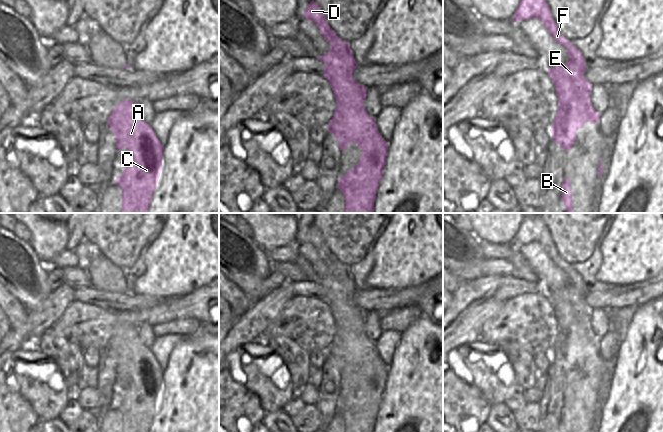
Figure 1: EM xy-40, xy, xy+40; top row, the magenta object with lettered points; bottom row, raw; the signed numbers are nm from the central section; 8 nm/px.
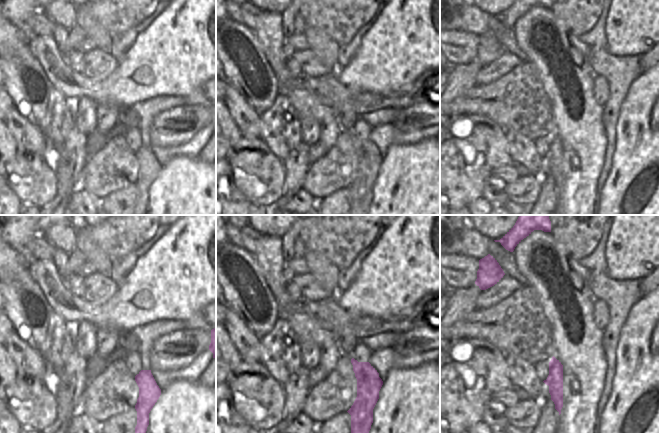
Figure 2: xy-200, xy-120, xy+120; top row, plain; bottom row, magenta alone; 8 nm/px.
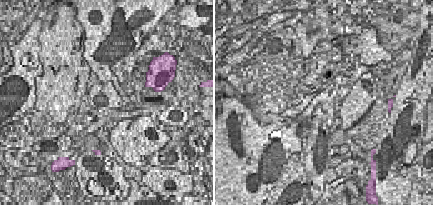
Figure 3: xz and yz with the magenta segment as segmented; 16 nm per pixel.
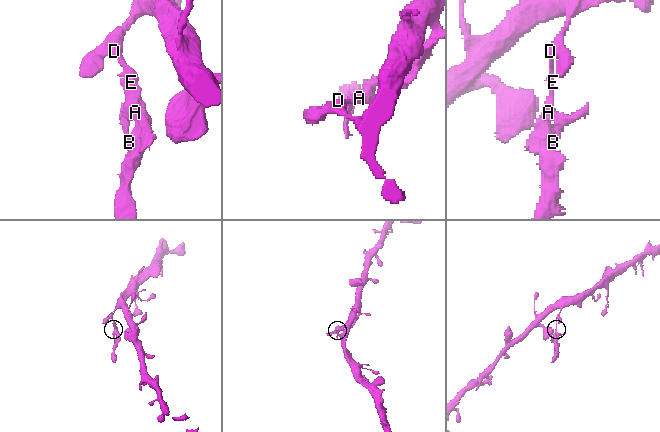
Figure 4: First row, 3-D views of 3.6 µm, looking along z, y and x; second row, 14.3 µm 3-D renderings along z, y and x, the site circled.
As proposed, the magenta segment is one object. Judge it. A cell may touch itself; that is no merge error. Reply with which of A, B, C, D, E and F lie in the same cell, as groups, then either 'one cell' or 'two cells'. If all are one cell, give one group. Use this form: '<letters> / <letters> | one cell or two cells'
A B C E / D F | two cells

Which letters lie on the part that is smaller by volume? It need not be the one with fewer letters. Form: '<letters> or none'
A, B, C, E

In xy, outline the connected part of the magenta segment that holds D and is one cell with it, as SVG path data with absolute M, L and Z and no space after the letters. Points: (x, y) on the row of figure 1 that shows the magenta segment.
M313 0L306 7L304 17L306 20L311 20L320 29L320 33L327 42L331 42L336 36L334 30L328 25L320 7Z

